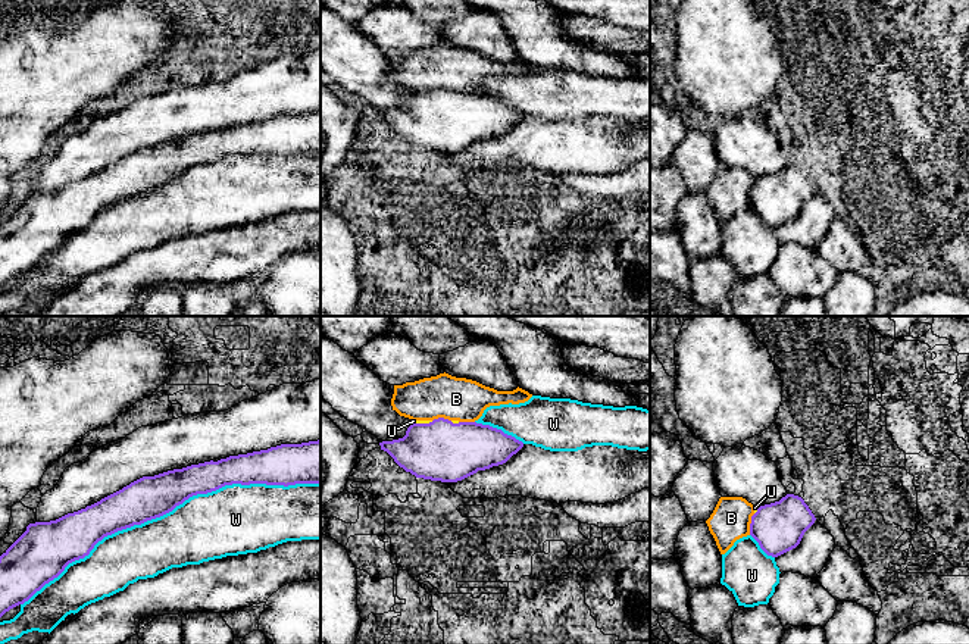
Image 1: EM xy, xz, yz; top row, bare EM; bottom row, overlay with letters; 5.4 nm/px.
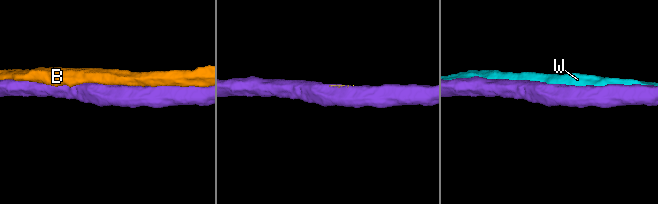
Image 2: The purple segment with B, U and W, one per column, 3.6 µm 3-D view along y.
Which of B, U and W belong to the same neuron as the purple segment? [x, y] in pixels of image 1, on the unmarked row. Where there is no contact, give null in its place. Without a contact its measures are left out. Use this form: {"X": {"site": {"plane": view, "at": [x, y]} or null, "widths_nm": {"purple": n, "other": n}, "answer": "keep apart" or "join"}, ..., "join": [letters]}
{"B": {"site": {"plane": "yz", "at": [750, 194]}, "widths_nm": {"purple": 280, "other": 220}, "answer": "keep apart"}, "U": {"site": {"plane": "xz", "at": [422, 94]}, "widths_nm": {"purple": 320, "other": 20}, "answer": "join"}, "W": {"site": {"plane": "xy", "at": [169, 181]}, "widths_nm": {"purple": 240, "other": 360}, "answer": "keep apart"}, "join": ["U"]}

